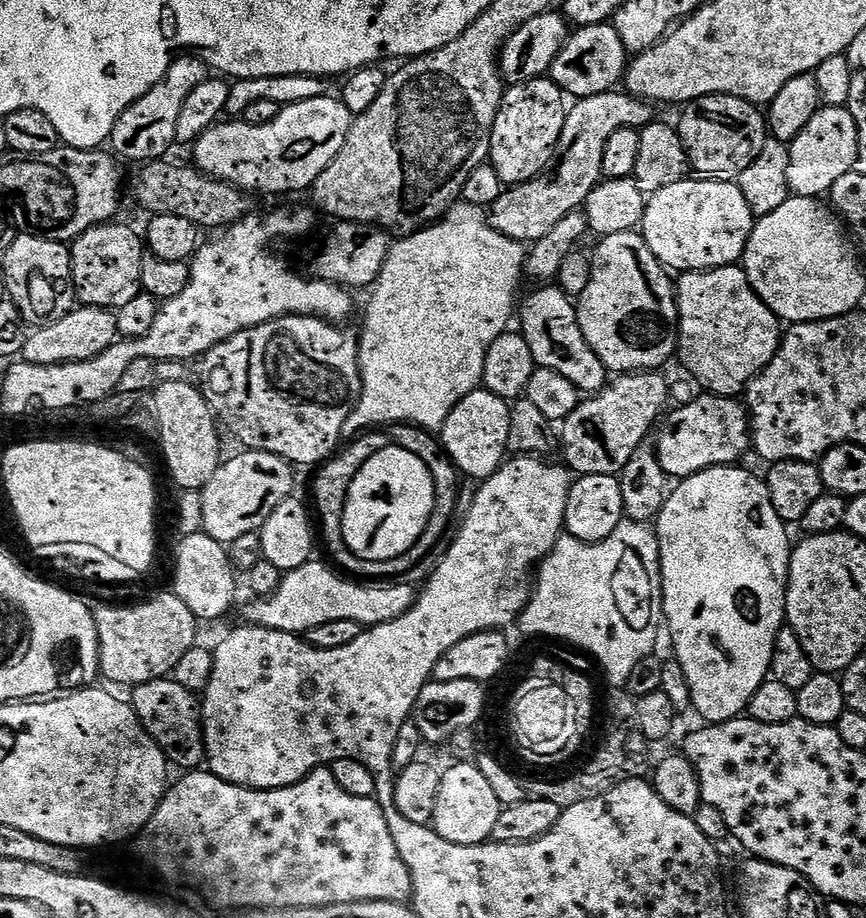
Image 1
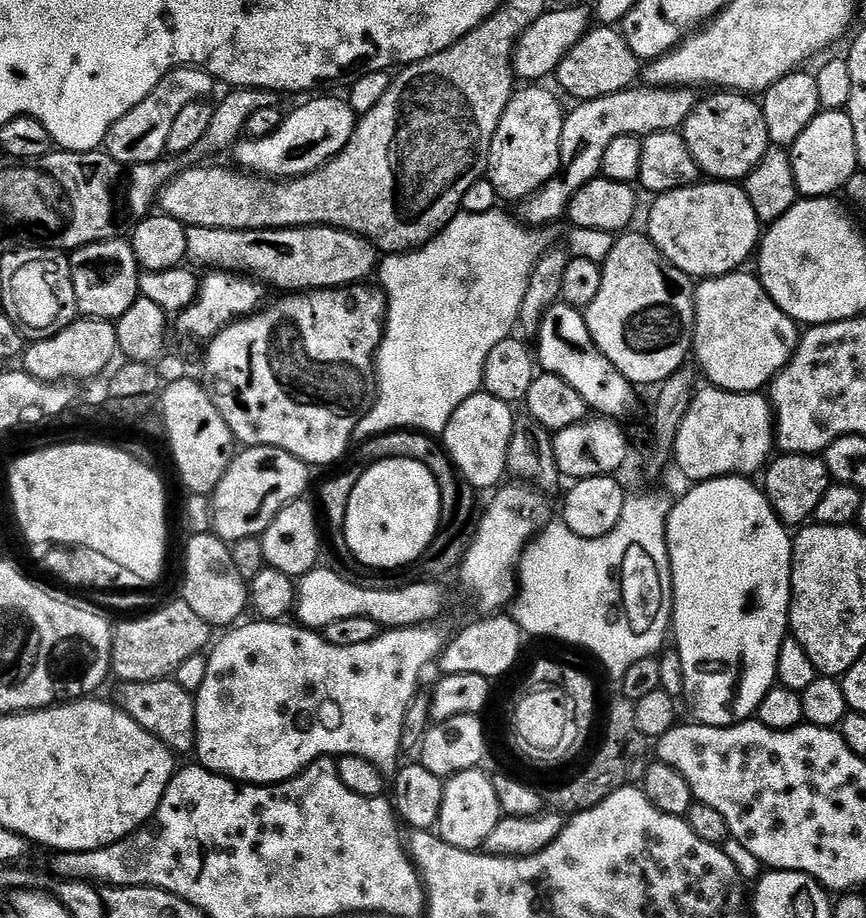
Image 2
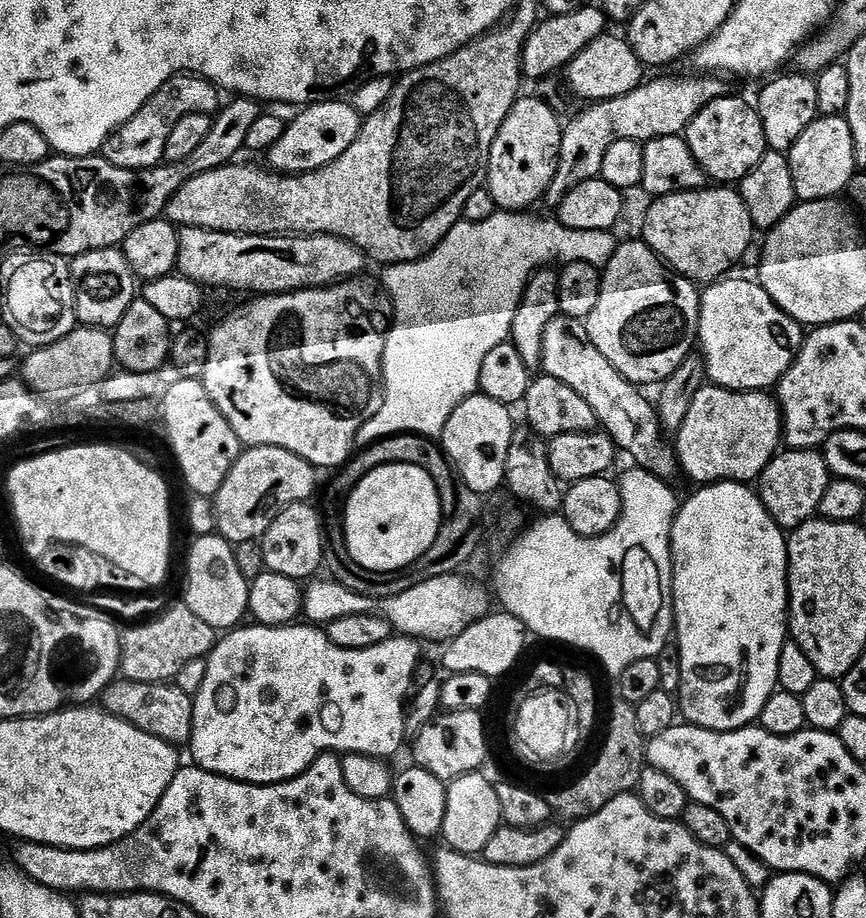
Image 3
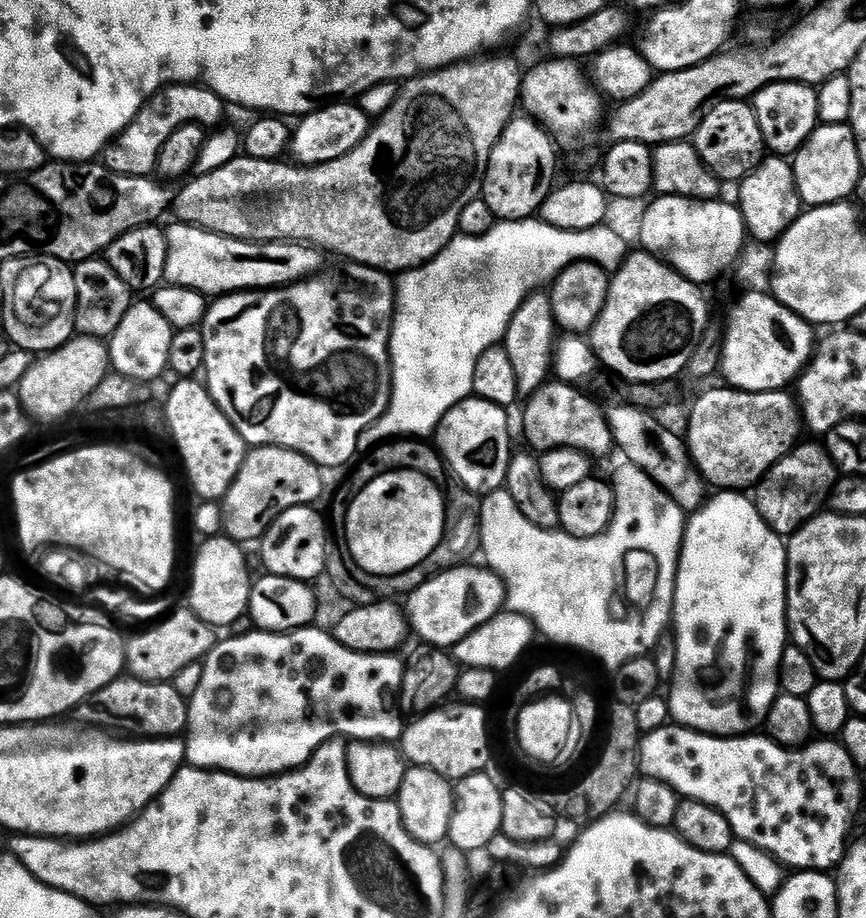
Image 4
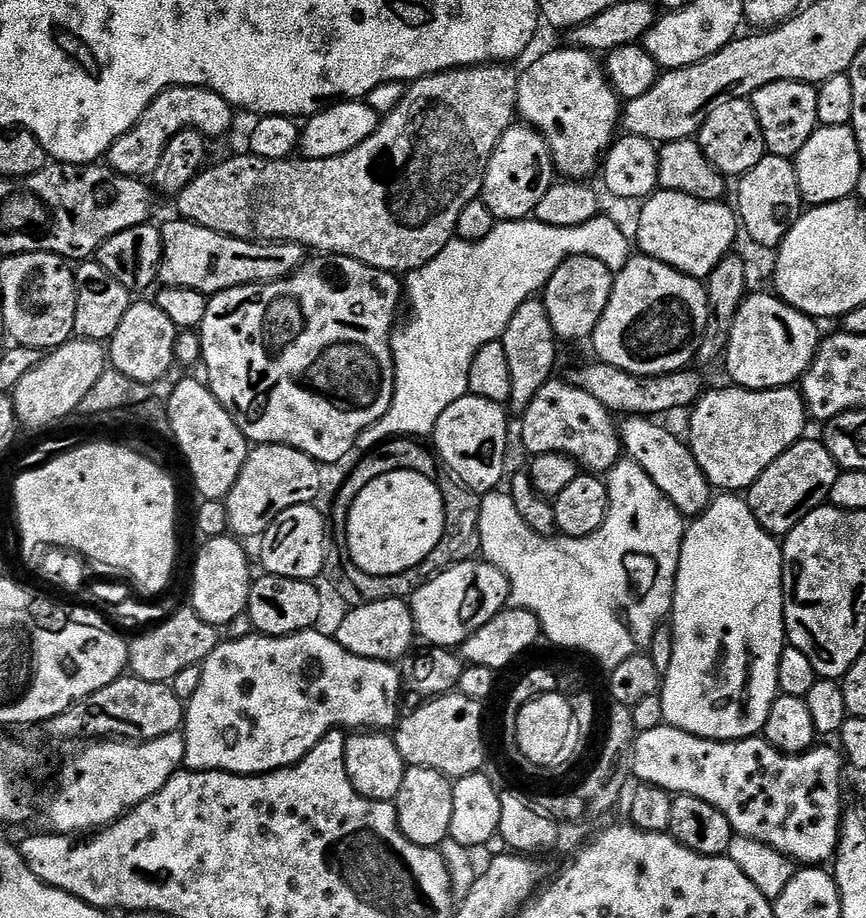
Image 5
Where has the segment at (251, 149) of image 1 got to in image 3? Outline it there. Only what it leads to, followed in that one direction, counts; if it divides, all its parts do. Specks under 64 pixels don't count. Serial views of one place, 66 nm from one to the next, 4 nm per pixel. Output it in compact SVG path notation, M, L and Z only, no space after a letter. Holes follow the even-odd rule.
M324 98L307 105L301 111L304 113L285 127L282 138L278 138L278 142L267 150L267 163L281 174L299 174L324 168L346 154L354 138L358 138L362 117L351 103L344 101L343 104L342 101L340 98Z

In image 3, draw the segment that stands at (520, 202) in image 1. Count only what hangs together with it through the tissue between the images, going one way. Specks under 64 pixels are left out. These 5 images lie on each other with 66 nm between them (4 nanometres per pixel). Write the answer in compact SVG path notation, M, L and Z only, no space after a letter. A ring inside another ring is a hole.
M691 74L692 76L688 76L683 80L680 76L668 76L665 80L652 80L649 79L647 82L642 82L637 86L634 90L630 90L630 94L626 94L625 96L619 96L618 98L610 98L609 100L597 100L595 102L589 103L587 105L588 108L584 113L581 114L577 120L567 121L566 127L564 128L564 137L562 138L562 142L560 143L560 161L558 162L558 170L554 174L554 182L550 182L550 186L548 187L548 194L546 197L547 203L552 203L552 206L558 206L562 202L562 198L566 198L566 194L570 194L570 190L574 190L574 186L578 186L582 182L586 182L587 180L595 180L600 176L600 163L602 162L602 158L606 154L606 150L610 150L610 146L614 146L614 142L618 142L619 140L638 140L641 142L647 142L653 140L654 138L666 138L667 136L679 136L681 133L685 131L688 124L696 115L699 114L704 107L707 106L708 103L714 102L715 99L722 99L726 95L726 89L724 89L723 79L717 78L712 74Z

